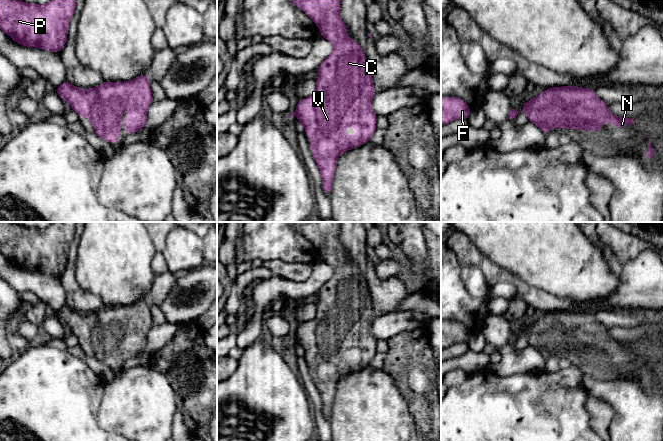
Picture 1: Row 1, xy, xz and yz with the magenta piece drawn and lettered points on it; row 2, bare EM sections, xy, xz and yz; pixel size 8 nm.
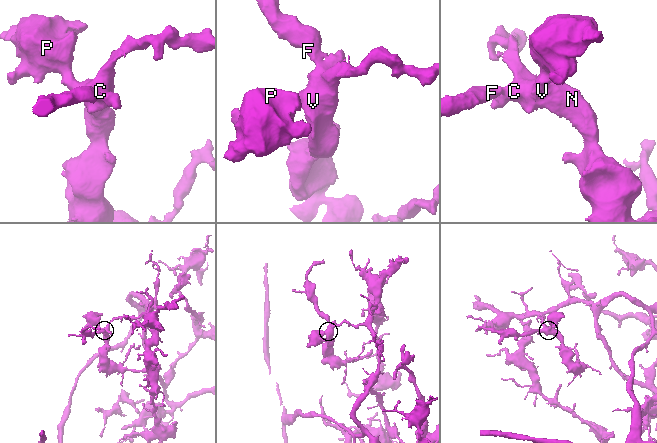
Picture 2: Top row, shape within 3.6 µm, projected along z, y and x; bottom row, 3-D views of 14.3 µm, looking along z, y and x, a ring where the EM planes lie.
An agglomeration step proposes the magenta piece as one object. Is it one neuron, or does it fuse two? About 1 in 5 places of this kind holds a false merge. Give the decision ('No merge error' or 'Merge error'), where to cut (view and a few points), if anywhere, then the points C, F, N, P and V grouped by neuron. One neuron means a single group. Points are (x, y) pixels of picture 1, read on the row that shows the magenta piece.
No merge error. No split. Groups: C F N P V

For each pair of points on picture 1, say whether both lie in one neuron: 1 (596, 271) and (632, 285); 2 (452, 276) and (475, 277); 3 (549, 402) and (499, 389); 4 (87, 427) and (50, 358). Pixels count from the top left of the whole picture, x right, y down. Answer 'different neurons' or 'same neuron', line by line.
1: different neurons
2: different neurons
3: same neuron
4: same neuron

